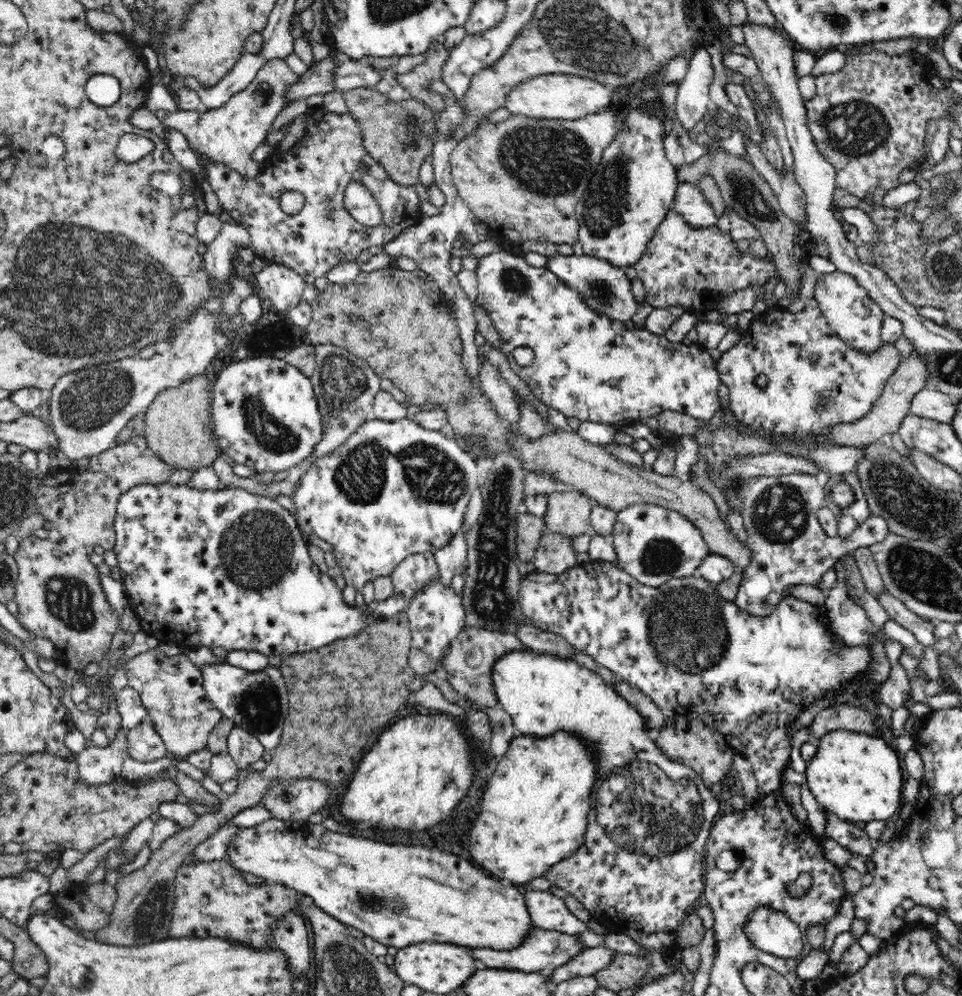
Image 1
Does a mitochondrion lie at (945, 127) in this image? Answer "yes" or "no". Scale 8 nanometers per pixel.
no

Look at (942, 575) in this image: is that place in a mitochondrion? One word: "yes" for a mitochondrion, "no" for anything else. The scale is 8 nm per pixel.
yes

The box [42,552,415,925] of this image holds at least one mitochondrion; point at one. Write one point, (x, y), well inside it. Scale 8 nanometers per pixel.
(260, 704)

